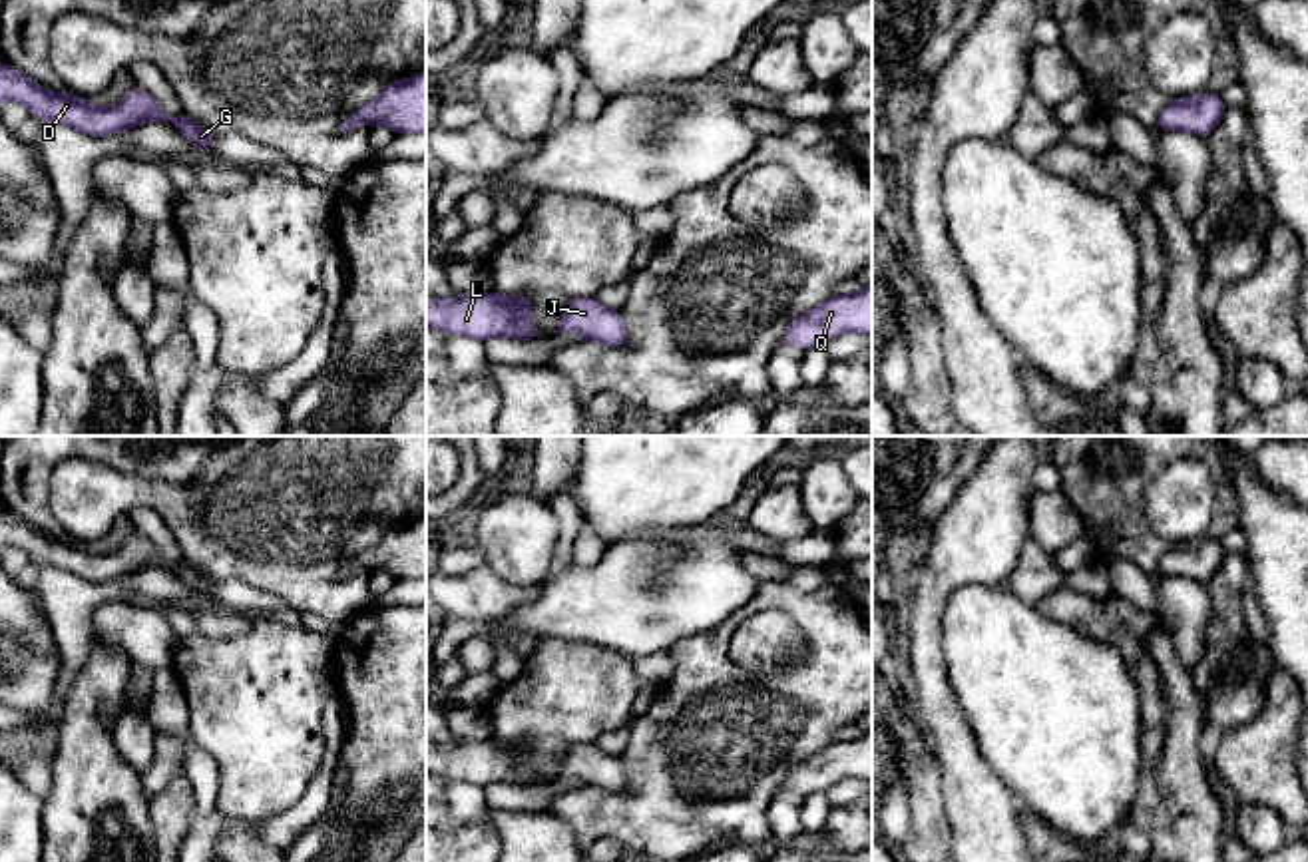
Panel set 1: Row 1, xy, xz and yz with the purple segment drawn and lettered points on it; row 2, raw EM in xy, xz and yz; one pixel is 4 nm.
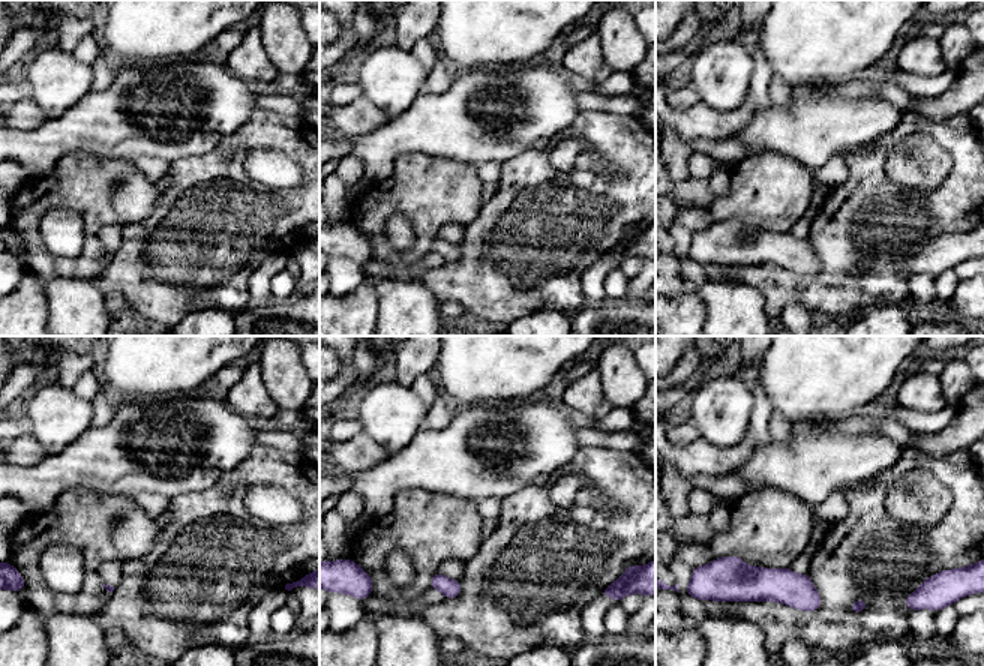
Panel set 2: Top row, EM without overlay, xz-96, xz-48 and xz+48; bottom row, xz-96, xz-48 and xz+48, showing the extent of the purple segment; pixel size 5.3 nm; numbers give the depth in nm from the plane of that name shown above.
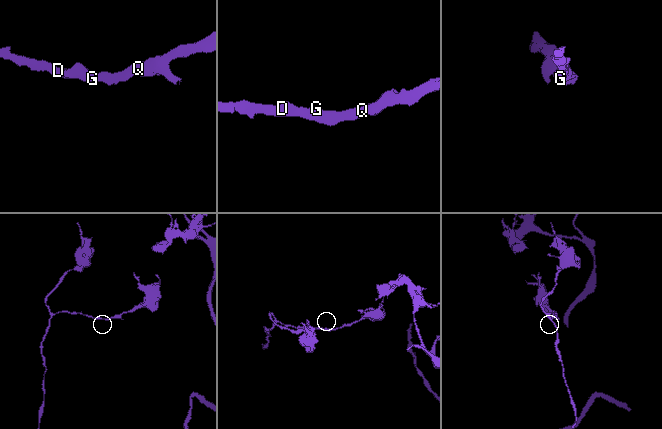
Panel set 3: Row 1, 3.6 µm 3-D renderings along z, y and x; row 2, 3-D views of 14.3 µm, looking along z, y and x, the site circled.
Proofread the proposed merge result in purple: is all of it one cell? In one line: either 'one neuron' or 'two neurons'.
one neuron

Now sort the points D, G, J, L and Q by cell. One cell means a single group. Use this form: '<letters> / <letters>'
D G J L Q

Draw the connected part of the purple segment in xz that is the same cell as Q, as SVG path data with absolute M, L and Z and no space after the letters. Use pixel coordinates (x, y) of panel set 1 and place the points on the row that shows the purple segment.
M872 283L858 293L838 295L796 317L780 338L802 350L824 346L842 332L872 336Z

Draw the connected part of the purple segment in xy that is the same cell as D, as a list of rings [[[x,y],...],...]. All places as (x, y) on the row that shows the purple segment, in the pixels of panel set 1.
[[[4,62],[0,64],[2,102],[20,102],[40,121],[54,119],[94,137],[119,133],[147,121],[171,121],[201,153],[219,137],[185,113],[169,117],[153,96],[137,86],[117,106],[92,108],[86,98],[40,88],[32,78]]]

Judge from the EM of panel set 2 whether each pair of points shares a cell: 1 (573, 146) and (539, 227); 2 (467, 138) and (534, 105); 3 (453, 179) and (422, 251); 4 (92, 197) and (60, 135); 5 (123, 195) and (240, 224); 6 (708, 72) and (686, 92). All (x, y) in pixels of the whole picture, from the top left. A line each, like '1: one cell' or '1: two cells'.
1: two cells
2: one cell
3: one cell
4: two cells
5: two cells
6: two cells

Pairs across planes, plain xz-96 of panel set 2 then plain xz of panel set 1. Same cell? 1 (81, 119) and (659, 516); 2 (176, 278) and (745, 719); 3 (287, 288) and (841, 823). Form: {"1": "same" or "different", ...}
{"1": "different", "2": "same", "3": "different"}

